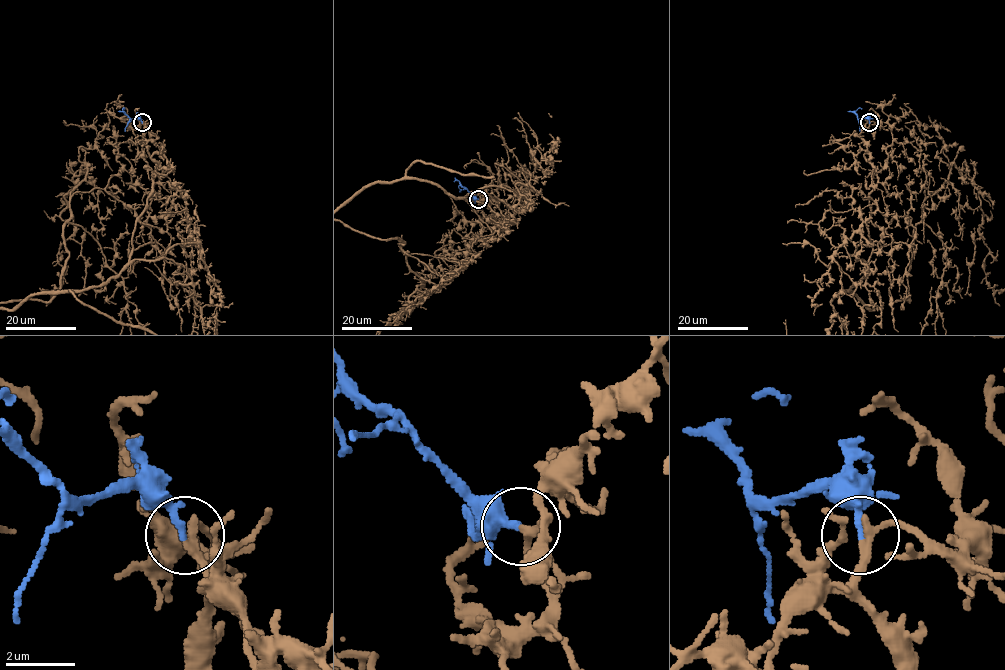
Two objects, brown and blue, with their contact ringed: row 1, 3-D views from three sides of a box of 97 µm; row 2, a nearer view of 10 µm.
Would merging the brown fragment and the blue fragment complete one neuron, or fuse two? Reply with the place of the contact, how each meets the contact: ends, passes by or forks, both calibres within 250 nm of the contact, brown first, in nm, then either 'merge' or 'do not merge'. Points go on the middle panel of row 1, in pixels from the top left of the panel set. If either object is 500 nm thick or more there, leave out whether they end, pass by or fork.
at (478, 199); brown passes by; blue ends there; 240 nm thick on the brown side, 200 nm on the other; merge

